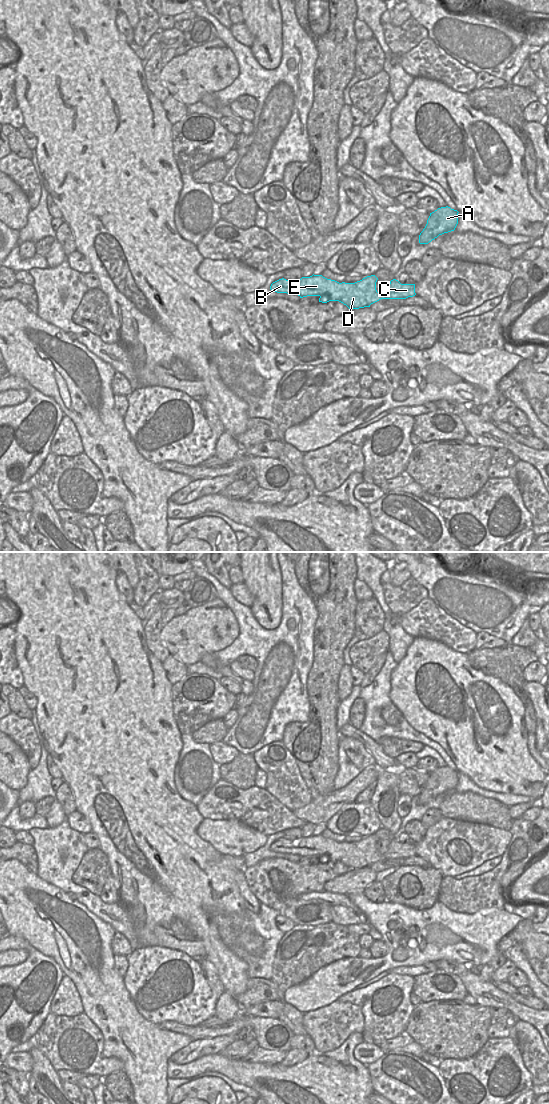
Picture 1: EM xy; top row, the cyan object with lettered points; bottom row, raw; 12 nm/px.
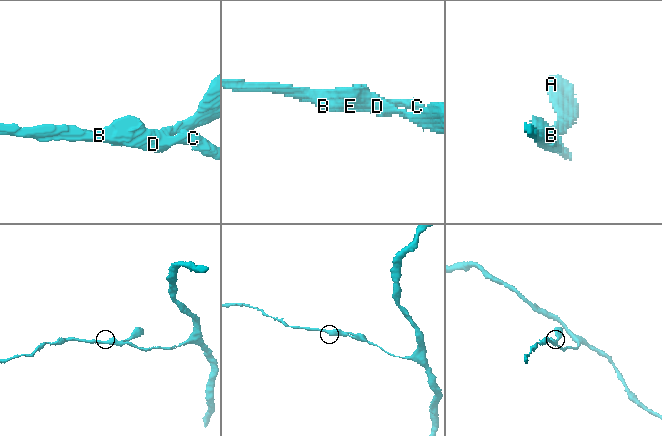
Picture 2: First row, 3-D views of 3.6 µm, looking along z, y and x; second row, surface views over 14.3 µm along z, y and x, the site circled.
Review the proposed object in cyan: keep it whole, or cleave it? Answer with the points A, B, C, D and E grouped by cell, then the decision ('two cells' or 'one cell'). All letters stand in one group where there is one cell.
groups A B C D E; one cell

